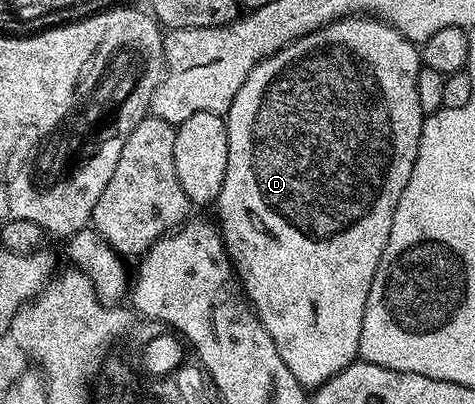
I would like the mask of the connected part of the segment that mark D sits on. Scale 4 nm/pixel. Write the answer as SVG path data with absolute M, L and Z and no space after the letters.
M339 18L337 22L313 30L256 64L244 84L240 84L240 92L236 92L224 115L228 132L228 172L224 176L224 188L220 188L216 203L216 222L222 231L222 243L226 246L226 254L234 265L234 272L250 305L264 324L268 336L272 336L276 352L280 352L280 360L288 364L288 372L296 376L303 388L323 386L329 378L348 368L359 357L358 345L368 292L372 288L380 256L384 256L388 236L392 232L392 216L396 212L396 204L408 184L408 176L412 176L412 164L416 164L418 141L422 135L424 115L416 93L416 76L424 62L423 59L418 59L418 50L415 43L409 42L397 28L389 26L380 18Z

